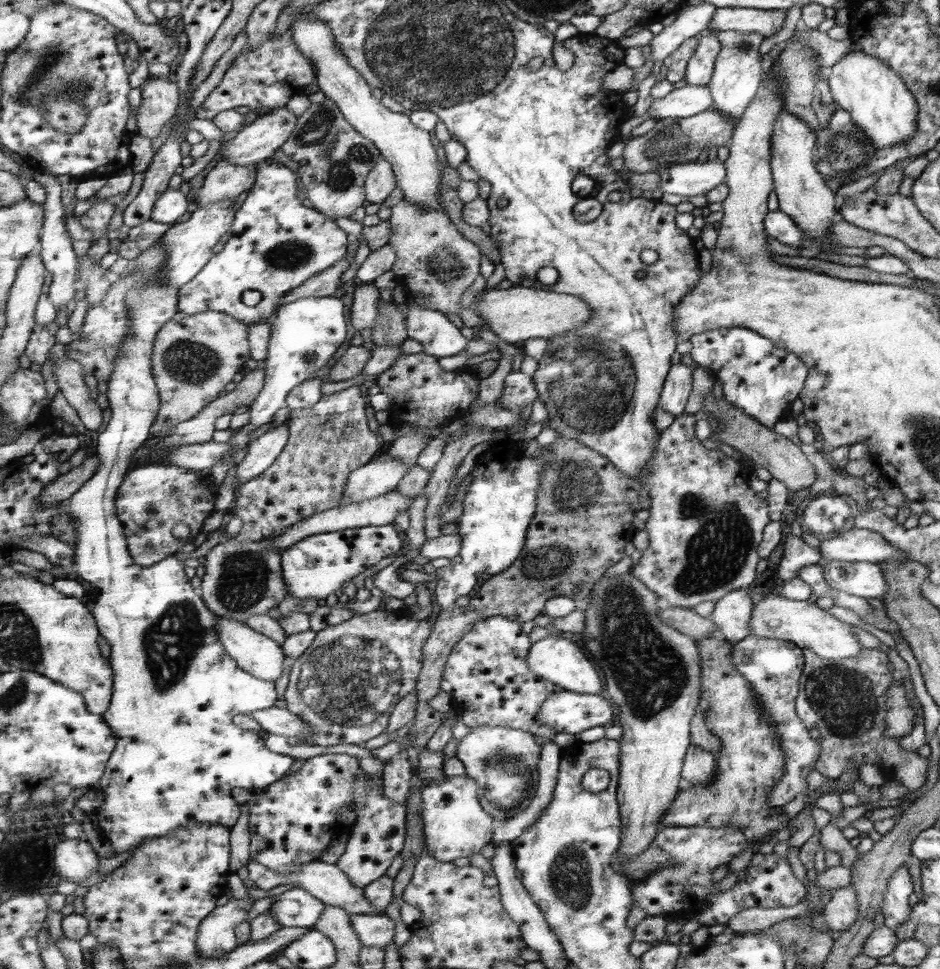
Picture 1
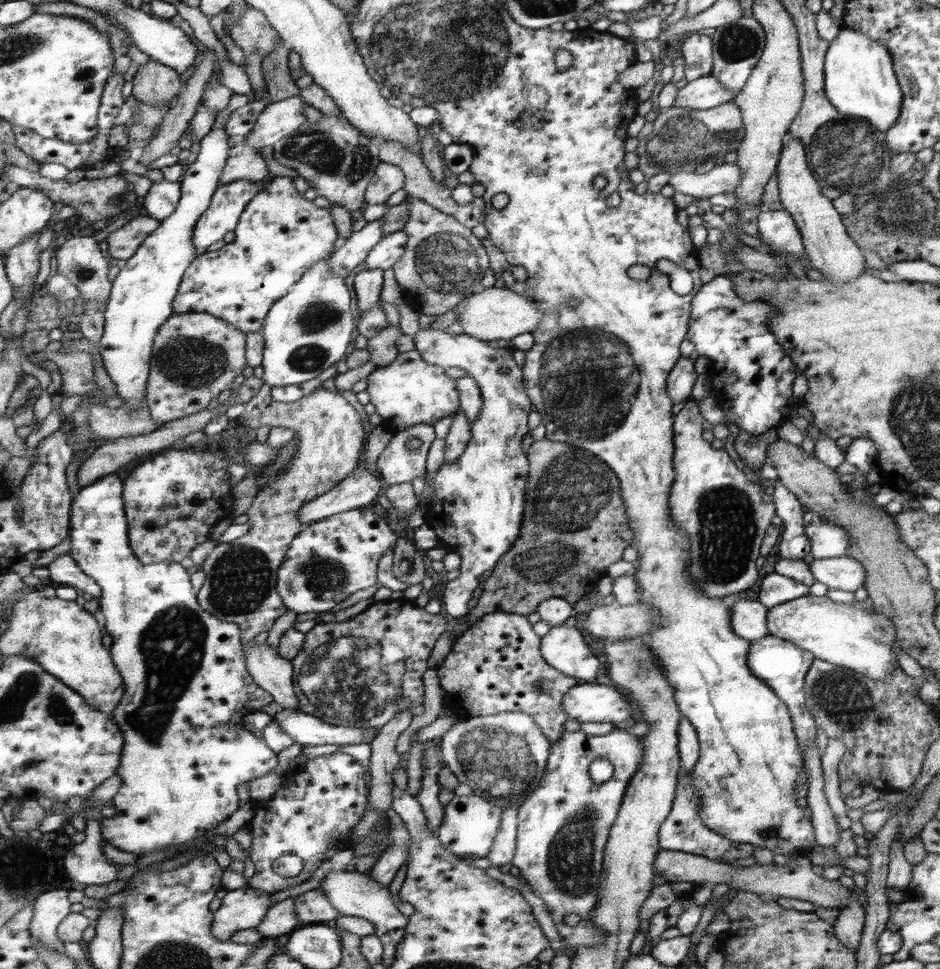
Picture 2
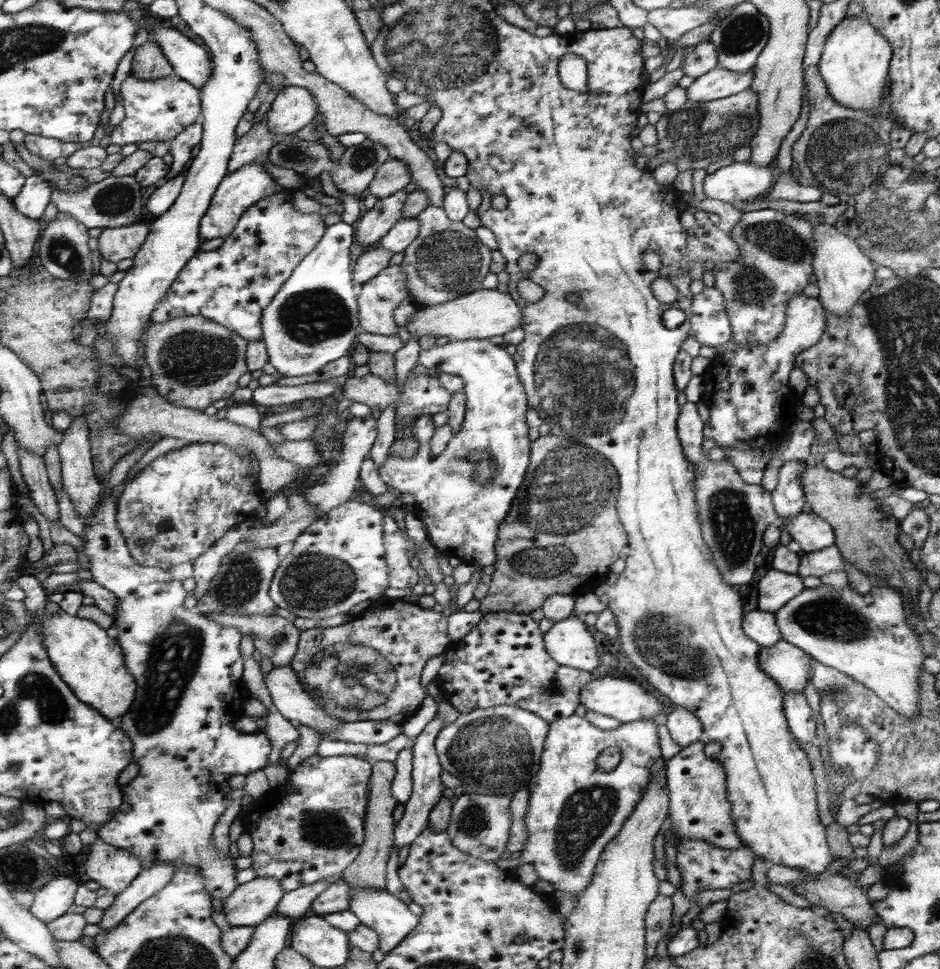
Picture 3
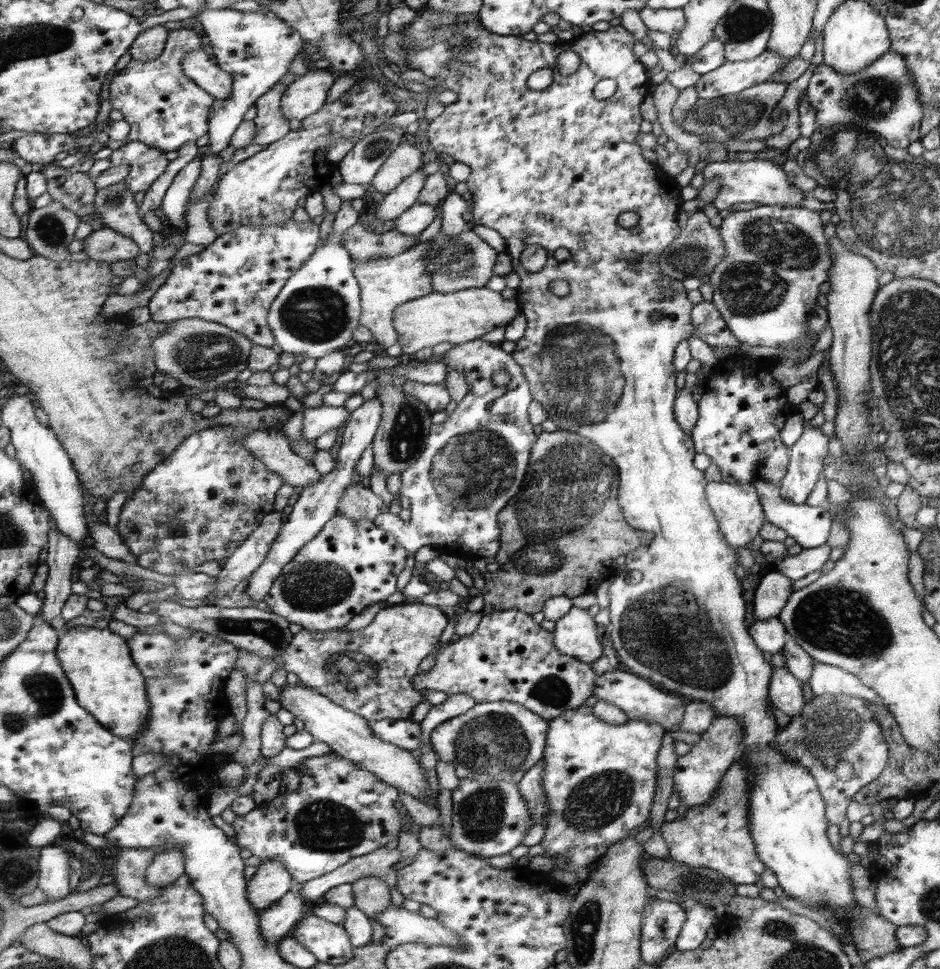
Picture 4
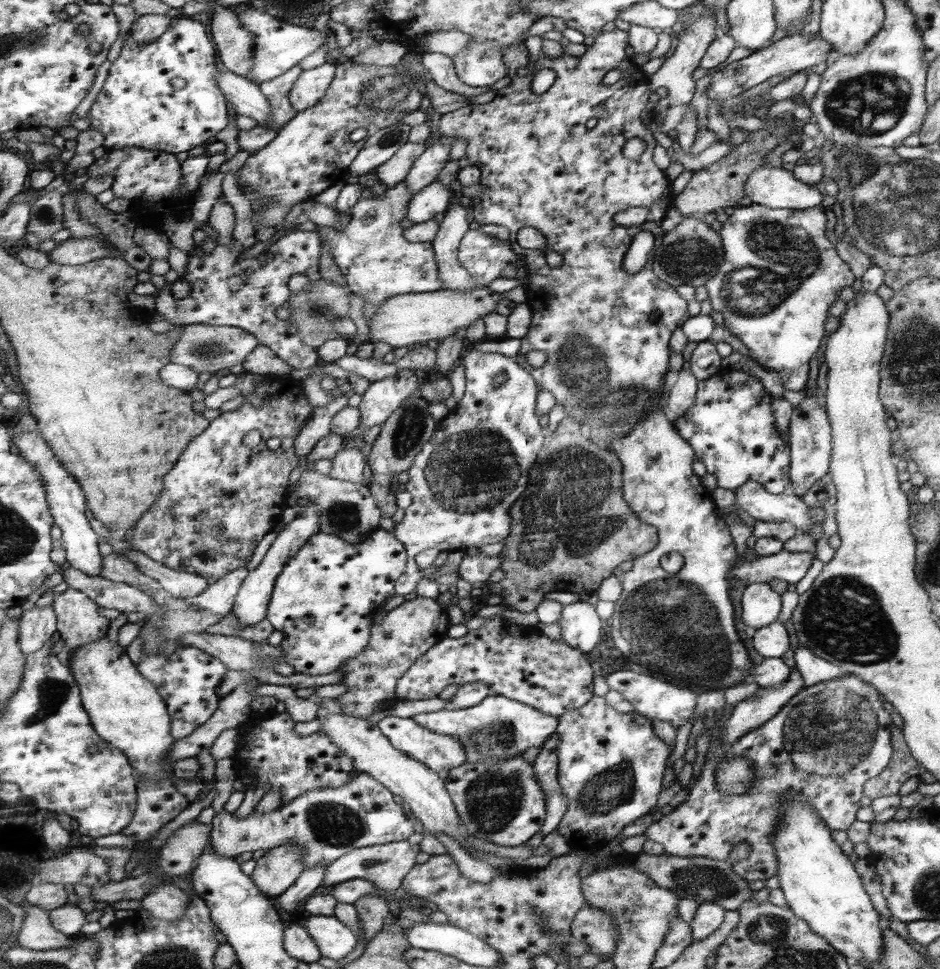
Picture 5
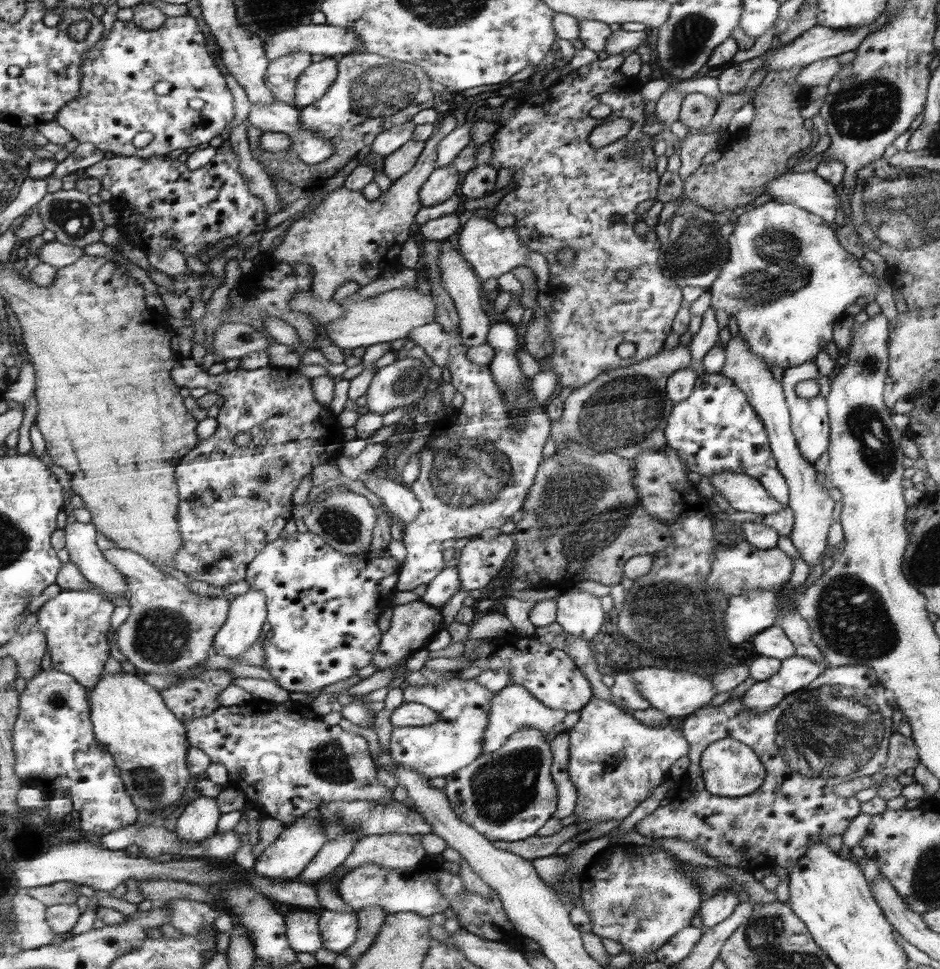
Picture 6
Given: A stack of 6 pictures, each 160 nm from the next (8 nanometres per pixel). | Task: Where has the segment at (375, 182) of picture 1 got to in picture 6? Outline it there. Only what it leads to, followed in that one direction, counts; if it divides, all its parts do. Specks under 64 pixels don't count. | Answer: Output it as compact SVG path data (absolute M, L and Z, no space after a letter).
M408 141L395 153L384 157L384 174L393 182L405 177L405 174L417 164L418 157L421 156L424 148L424 141Z

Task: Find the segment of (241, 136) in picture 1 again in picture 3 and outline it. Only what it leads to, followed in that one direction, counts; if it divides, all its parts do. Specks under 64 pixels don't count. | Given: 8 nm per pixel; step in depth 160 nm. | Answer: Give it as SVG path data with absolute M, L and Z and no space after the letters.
M286 85L267 111L268 128L277 135L294 135L312 122L318 110L315 96L306 87Z

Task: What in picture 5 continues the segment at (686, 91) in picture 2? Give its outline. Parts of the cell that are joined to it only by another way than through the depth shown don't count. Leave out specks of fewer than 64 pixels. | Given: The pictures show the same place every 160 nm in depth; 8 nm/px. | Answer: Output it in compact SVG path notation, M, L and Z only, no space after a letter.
M792 33L786 37L771 43L766 48L754 51L746 58L728 64L722 70L715 72L710 81L708 96L717 101L725 100L742 94L745 90L766 82L773 76L785 73L799 73L811 69L812 66L826 60L827 54L833 50L833 46L825 41L819 33L804 36L801 33Z

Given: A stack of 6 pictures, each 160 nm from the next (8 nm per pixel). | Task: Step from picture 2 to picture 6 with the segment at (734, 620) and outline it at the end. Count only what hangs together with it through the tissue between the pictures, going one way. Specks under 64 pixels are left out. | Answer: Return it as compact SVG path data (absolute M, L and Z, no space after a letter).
M777 623L755 634L752 644L754 644L759 655L768 656L768 658L776 658L782 661L796 655L794 643L785 635Z

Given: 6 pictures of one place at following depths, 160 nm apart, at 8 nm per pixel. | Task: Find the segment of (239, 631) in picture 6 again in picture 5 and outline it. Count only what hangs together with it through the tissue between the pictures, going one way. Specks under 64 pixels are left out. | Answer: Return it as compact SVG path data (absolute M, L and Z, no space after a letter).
M313 502L303 506L304 510L298 517L288 525L283 525L282 531L272 542L270 548L266 552L261 563L249 573L249 576L242 582L240 592L234 601L233 614L237 616L241 626L253 626L258 624L261 620L266 619L267 608L271 599L271 594L275 585L276 577L281 573L282 568L285 567L286 562L298 552L298 549L309 541L312 535L319 531L319 514L317 513L317 504Z

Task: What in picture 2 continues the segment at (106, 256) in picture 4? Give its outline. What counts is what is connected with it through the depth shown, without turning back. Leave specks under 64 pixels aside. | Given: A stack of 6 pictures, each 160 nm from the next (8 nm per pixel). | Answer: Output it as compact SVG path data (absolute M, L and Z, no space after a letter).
M142 213L134 220L130 220L126 226L122 226L120 230L110 231L106 238L108 253L114 260L128 261L141 249L145 238L152 235L161 224L162 222L157 219Z

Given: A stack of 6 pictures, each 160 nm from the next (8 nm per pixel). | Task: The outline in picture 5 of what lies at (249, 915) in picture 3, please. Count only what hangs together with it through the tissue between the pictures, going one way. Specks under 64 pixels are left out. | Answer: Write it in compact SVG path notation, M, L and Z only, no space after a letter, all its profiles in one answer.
M282 845L267 850L255 861L252 879L266 898L285 893L305 870L303 848L300 845Z

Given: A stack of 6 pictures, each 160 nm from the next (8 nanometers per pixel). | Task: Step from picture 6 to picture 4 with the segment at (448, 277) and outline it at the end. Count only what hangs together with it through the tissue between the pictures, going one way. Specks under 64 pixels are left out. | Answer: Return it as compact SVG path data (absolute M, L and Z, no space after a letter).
M448 194L445 201L440 202L437 208L442 215L442 234L446 237L456 238L462 231L472 228L472 223L464 219L464 213L471 210L471 202L464 200L461 195Z

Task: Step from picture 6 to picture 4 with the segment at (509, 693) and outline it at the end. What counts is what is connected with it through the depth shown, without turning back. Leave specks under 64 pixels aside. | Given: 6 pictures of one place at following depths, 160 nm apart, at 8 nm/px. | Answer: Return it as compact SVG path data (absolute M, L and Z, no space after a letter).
M482 702L476 704L466 714L462 714L442 725L431 734L430 741L432 749L443 761L453 762L458 776L464 776L466 772L486 772L496 777L504 779L510 778L510 775L518 770L526 772L529 768L537 765L545 756L546 738L549 733L549 720L542 718L542 715L528 710L516 702Z

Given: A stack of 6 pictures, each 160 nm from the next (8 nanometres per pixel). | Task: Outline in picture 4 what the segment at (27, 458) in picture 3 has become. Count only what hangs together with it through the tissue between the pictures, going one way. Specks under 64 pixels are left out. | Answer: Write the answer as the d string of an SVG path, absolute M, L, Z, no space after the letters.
M49 516L51 522L47 564L49 573L46 579L42 608L37 612L44 624L49 625L56 616L61 616L61 610L66 599L72 594L72 570L78 560L82 546L69 536L62 534Z

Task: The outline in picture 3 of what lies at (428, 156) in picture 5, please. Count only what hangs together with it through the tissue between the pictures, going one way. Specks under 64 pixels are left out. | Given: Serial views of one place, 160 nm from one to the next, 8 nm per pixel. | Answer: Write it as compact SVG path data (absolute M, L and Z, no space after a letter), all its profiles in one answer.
M403 189L388 198L378 199L374 208L361 217L356 224L354 237L356 237L356 243L364 248L364 252L377 245L390 228L398 223L408 194L408 190Z

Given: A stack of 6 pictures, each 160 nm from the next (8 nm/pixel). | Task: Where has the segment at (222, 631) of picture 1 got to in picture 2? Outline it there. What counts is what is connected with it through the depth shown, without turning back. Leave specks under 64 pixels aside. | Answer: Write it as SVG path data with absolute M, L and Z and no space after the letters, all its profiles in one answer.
M251 640L248 644L243 643L243 649L246 666L257 686L270 692L273 702L282 711L298 711L293 663L266 643L256 645Z

